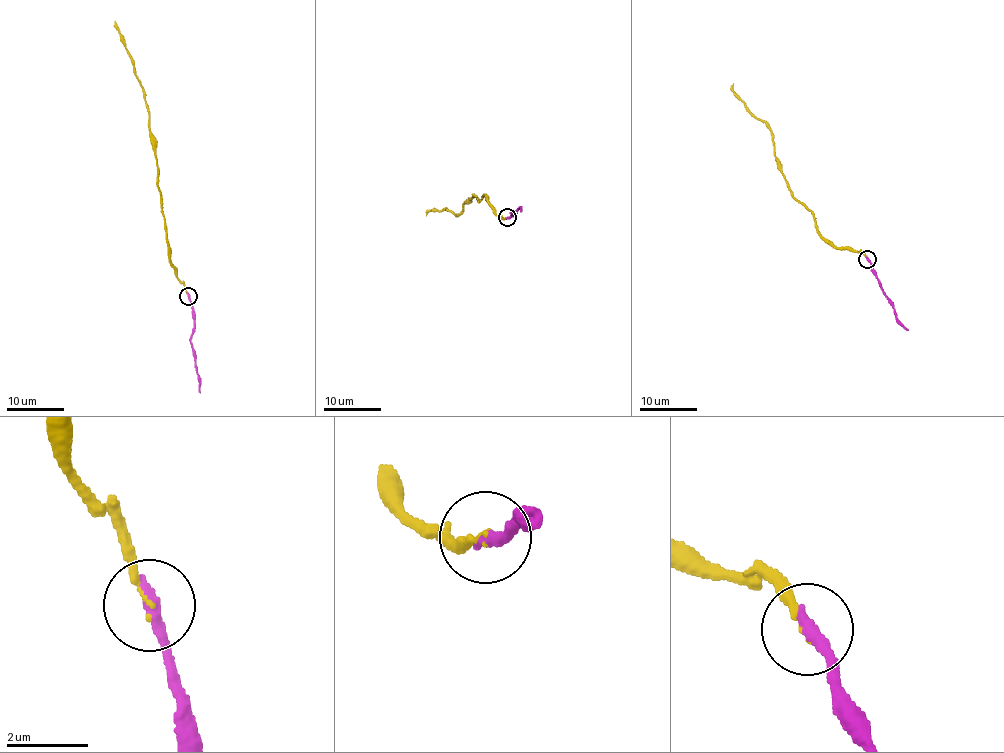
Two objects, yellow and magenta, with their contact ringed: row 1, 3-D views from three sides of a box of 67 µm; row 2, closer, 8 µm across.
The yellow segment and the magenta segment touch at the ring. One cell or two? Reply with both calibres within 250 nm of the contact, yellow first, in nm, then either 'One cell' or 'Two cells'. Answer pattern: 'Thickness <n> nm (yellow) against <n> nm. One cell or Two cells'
Thickness 130 nm (yellow) against 360 nm. One cell

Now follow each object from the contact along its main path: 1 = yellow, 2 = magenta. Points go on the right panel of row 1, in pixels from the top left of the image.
1: (867, 259), (819, 233), (812, 212), (796, 200), (782, 173), (773, 133), (749, 110), (732, 83)
2: (867, 259), (894, 309), (895, 320), (908, 330)

